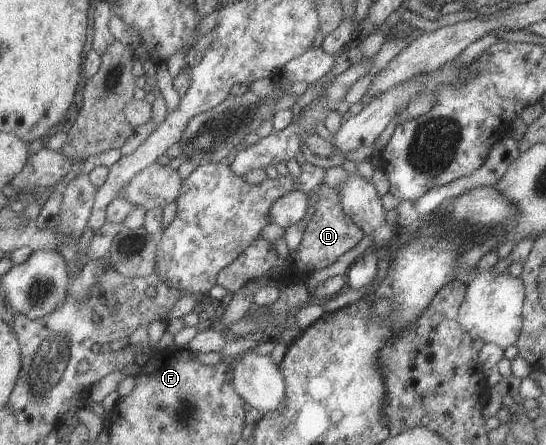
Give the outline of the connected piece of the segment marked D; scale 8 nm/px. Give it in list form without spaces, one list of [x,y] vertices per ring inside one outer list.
[[[321,184],[315,187],[313,191],[317,195],[315,211],[311,219],[307,221],[299,245],[294,252],[290,252],[288,257],[284,258],[277,254],[273,244],[267,242],[267,240],[259,238],[252,240],[251,244],[248,244],[247,248],[244,248],[243,252],[235,257],[235,260],[216,272],[215,284],[231,294],[242,288],[248,281],[255,281],[257,278],[270,278],[277,282],[277,288],[288,282],[303,284],[315,270],[321,270],[321,268],[329,266],[343,252],[353,248],[364,234],[343,212],[338,189]]]

